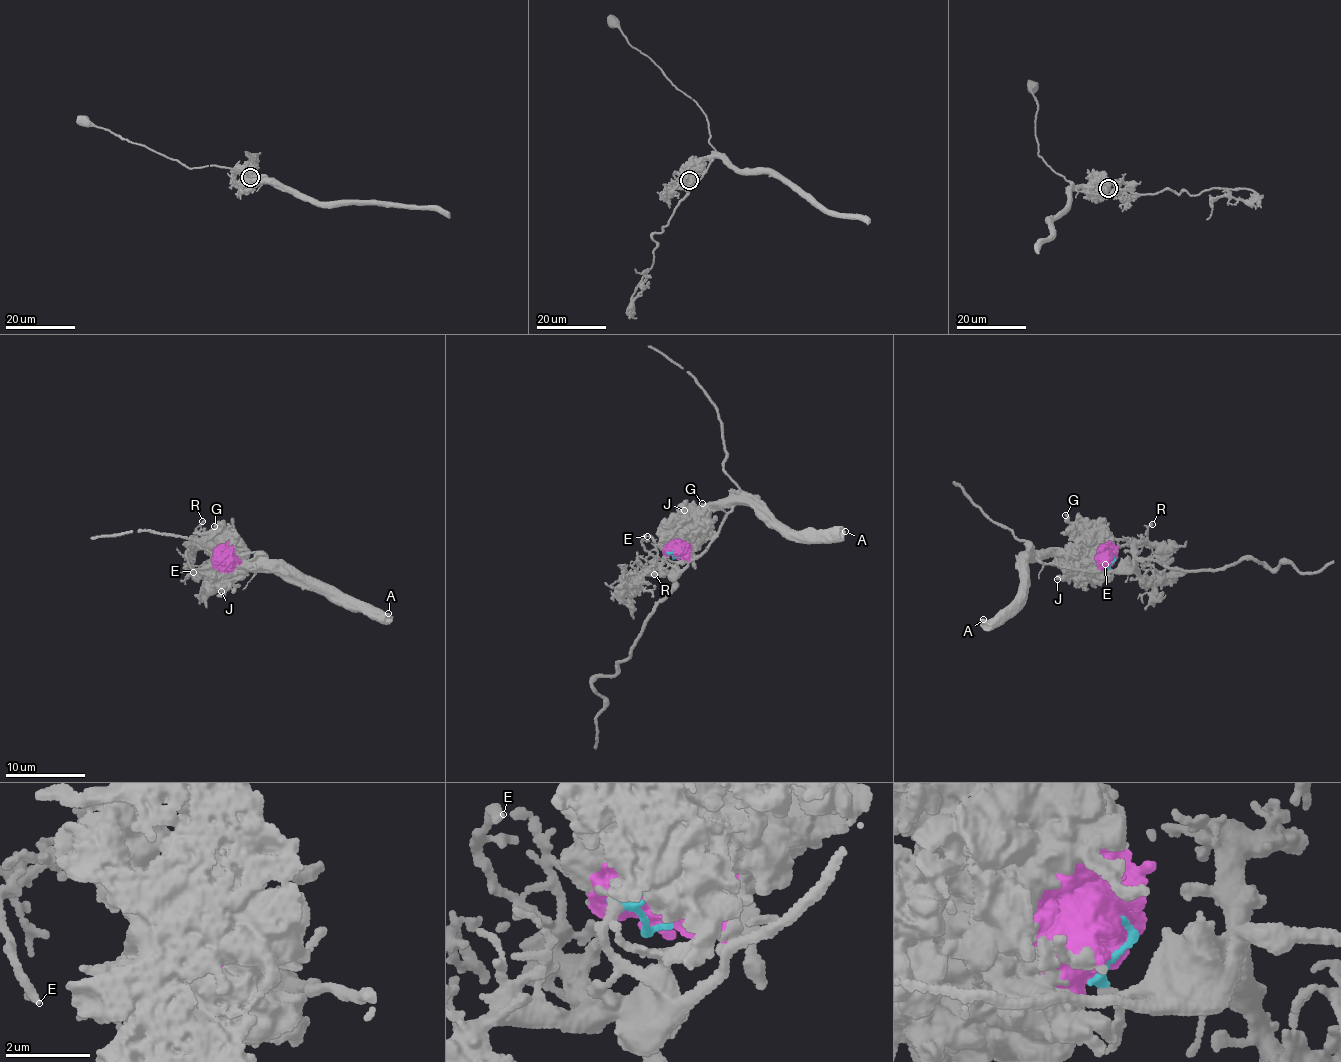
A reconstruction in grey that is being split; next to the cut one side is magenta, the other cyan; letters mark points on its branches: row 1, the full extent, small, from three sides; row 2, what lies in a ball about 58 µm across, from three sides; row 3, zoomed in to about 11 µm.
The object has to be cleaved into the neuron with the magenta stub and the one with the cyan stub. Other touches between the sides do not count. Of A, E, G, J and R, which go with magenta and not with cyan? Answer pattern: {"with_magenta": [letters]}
{"with_magenta": ["A", "G", "J"]}

